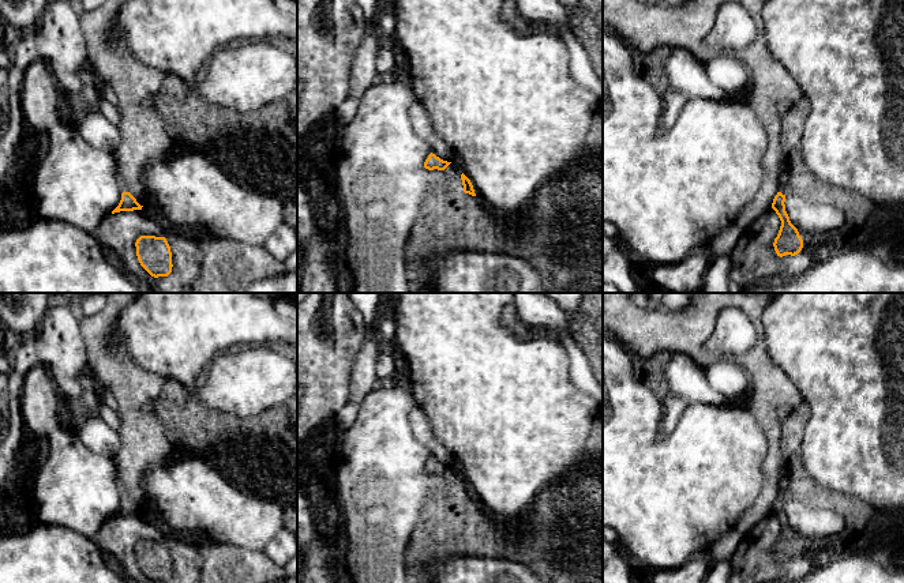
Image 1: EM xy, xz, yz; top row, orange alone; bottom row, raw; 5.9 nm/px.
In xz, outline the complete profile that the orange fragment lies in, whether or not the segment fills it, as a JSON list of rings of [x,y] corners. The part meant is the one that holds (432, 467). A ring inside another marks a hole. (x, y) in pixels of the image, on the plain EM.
[[[430,459],[428,463],[424,467],[424,473],[428,475],[445,475],[451,467],[443,466],[439,462],[436,462],[435,459]]]

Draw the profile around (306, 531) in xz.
[[[297,479],[297,579],[303,571],[308,549],[316,538],[310,500]]]

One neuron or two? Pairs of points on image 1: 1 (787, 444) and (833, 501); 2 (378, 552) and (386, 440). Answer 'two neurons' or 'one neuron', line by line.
1: one neuron
2: one neuron

